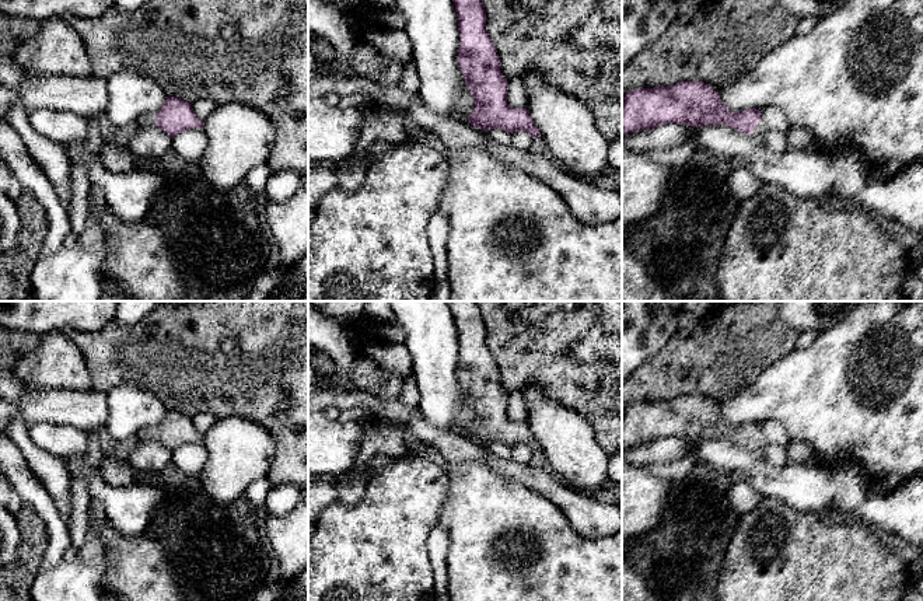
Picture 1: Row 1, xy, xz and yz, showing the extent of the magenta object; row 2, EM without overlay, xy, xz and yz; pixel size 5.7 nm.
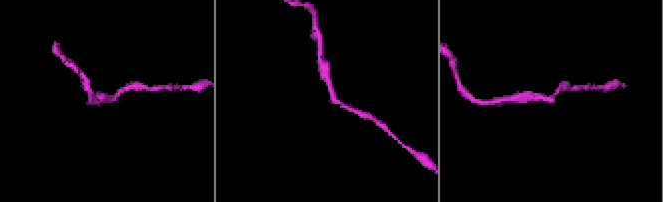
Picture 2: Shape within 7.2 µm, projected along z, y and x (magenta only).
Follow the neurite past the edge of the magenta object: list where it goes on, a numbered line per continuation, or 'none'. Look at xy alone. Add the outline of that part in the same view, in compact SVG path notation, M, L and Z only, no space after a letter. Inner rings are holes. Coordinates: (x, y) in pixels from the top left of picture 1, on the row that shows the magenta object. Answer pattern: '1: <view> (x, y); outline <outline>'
1: xy (146, 121); outline M155 113L143 115L136 120L139 127L157 127Z

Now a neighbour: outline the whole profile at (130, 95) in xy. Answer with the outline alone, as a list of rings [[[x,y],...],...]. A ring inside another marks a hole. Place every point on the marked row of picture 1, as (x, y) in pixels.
[[[119,70],[106,80],[106,113],[115,126],[127,126],[161,109],[167,99],[164,90],[150,77],[133,70]]]

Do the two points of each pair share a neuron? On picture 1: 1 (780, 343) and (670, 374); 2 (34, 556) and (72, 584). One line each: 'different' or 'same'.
1: same
2: different

